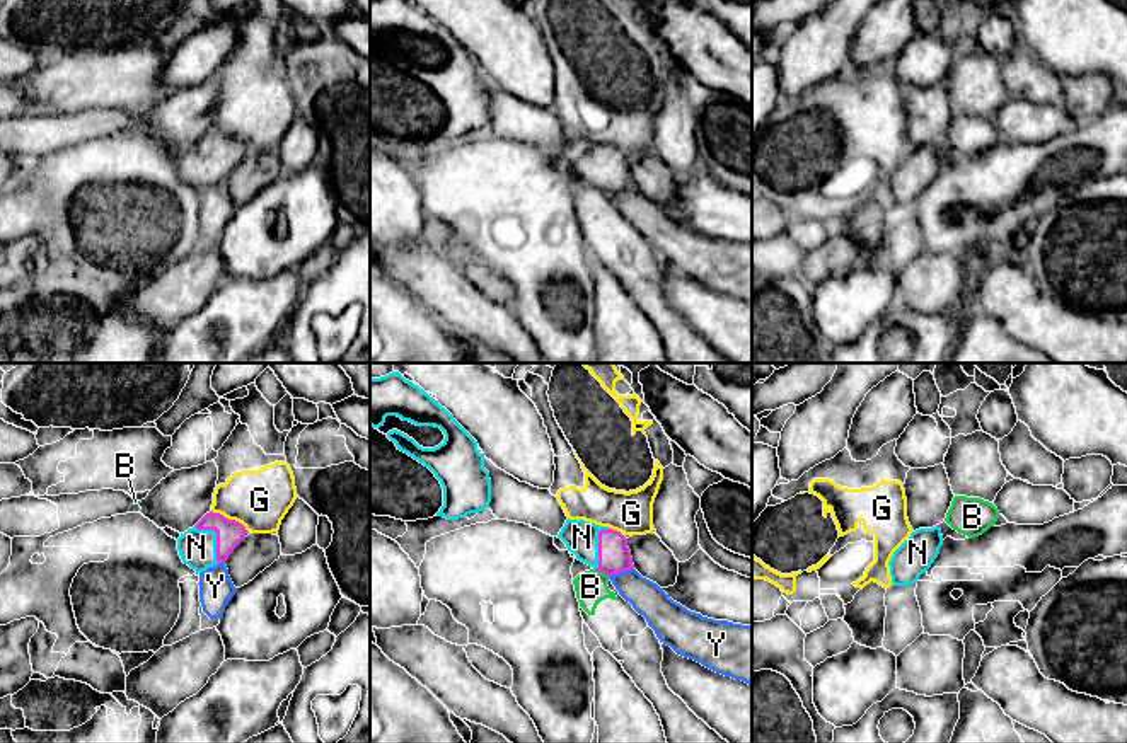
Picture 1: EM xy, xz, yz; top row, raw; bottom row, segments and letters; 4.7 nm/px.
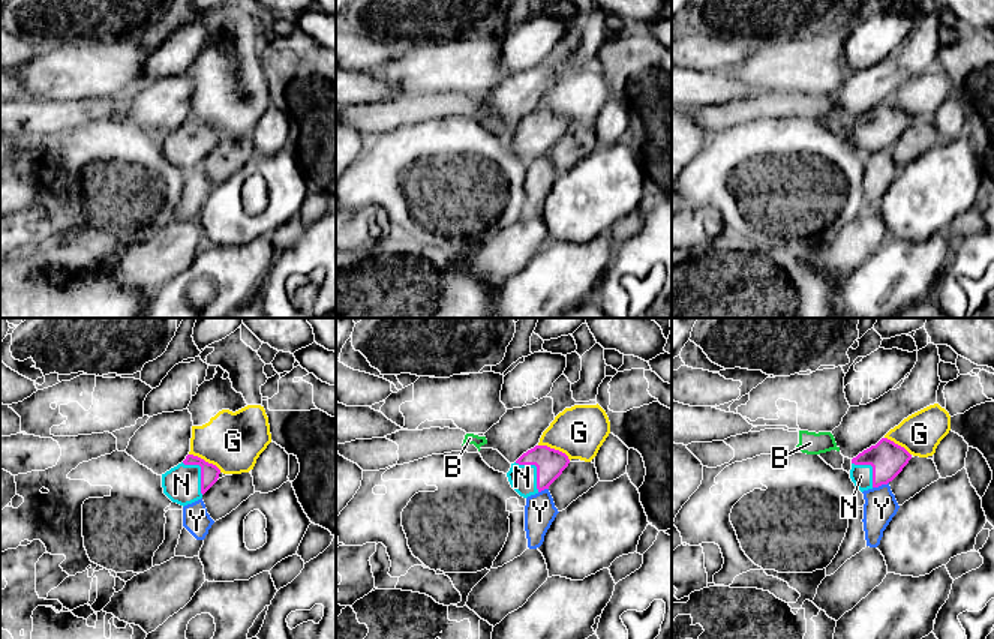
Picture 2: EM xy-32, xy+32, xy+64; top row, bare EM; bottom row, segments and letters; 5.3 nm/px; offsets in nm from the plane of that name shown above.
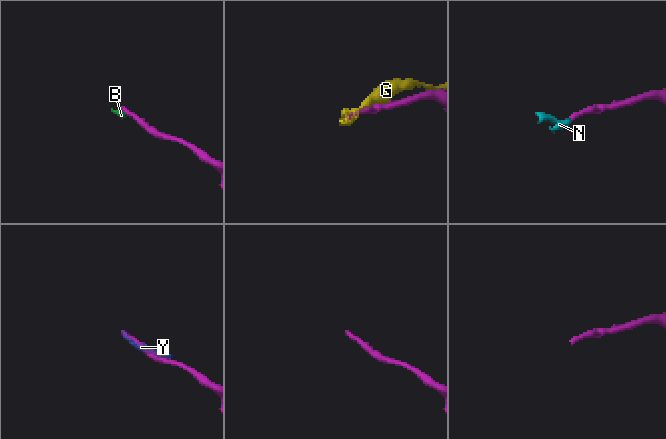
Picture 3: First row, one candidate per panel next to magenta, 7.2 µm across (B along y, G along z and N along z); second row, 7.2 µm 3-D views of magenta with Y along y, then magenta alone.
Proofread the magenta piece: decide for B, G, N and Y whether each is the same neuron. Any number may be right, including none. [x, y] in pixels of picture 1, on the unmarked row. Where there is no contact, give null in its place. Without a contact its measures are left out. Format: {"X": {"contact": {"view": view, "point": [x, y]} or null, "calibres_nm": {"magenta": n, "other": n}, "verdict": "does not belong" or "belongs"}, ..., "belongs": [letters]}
{"B": {"contact": {"view": "xz", "point": [602, 190]}, "calibres_nm": {"magenta": 160, "other": 150}, "verdict": "does not belong"}, "G": {"contact": {"view": "xy", "point": [231, 138]}, "calibres_nm": {"magenta": 130, "other": 280}, "verdict": "does not belong"}, "N": {"contact": {"view": "xy", "point": [217, 155]}, "calibres_nm": {"magenta": 130, "other": 180}, "verdict": "belongs"}, "Y": {"contact": {"view": "xz", "point": [621, 190]}, "calibres_nm": {"magenta": 160, "other": 160}, "verdict": "does not belong"}, "belongs": ["N"]}

